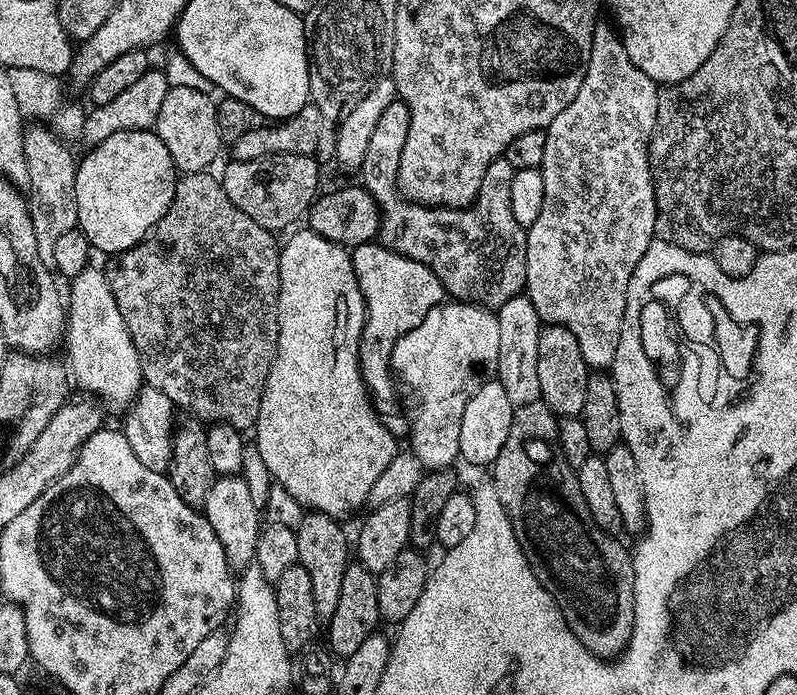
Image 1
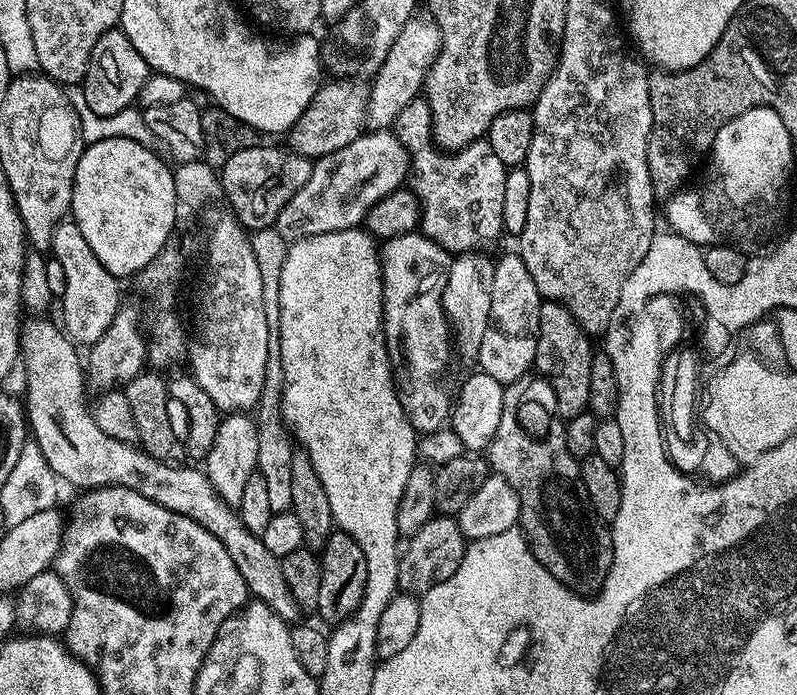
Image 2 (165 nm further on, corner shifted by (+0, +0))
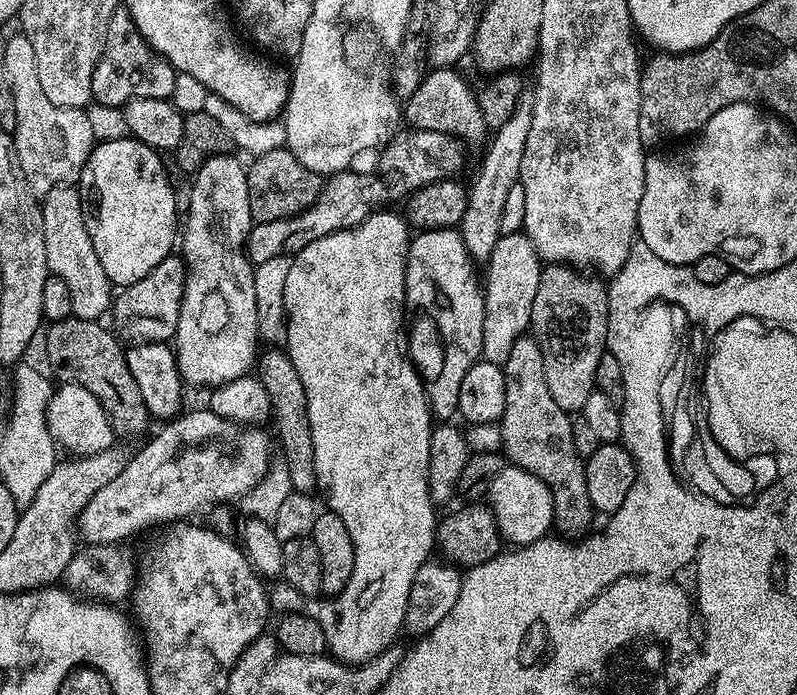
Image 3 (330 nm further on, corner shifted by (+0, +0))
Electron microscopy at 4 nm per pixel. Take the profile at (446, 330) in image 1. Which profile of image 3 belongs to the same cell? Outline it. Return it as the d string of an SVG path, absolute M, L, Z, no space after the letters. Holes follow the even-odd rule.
M525 90L518 98L518 106L514 106L514 114L510 114L505 125L491 133L483 149L485 152L480 160L480 173L477 174L476 181L468 188L466 214L462 214L458 231L462 242L466 242L466 250L472 255L477 265L487 265L490 254L494 254L494 246L500 241L502 206L506 206L510 186L520 182L522 154L526 154L526 138L530 134L530 118L533 110L532 93Z

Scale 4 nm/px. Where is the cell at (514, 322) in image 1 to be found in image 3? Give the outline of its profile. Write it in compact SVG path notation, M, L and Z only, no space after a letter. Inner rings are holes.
M523 231L501 235L500 241L494 246L494 254L490 254L486 265L488 280L486 276L482 284L484 290L484 321L482 322L482 350L480 351L481 357L491 364L503 366L506 358L510 358L510 350L513 348L514 342L518 342L518 338L529 331L532 322L534 294L538 294L541 267L540 255L536 253L530 238L525 236Z

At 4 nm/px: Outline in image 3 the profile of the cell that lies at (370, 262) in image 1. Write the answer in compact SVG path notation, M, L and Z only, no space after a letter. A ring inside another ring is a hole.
M456 228L417 231L409 239L404 299L410 313L408 355L424 382L432 415L440 422L457 415L462 378L481 359L484 290L476 271L477 265Z

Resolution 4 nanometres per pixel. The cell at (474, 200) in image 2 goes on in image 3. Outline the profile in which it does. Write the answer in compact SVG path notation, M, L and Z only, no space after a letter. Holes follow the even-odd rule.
M455 67L451 68L432 68L424 77L418 86L418 90L414 90L414 94L410 94L410 98L406 101L402 108L402 116L405 121L409 120L412 128L421 128L422 130L438 130L439 132L449 132L451 136L455 136L457 140L465 145L485 143L486 137L489 135L490 129L486 126L486 122L482 118L482 110L476 101L476 92L474 88L464 81L464 76Z

